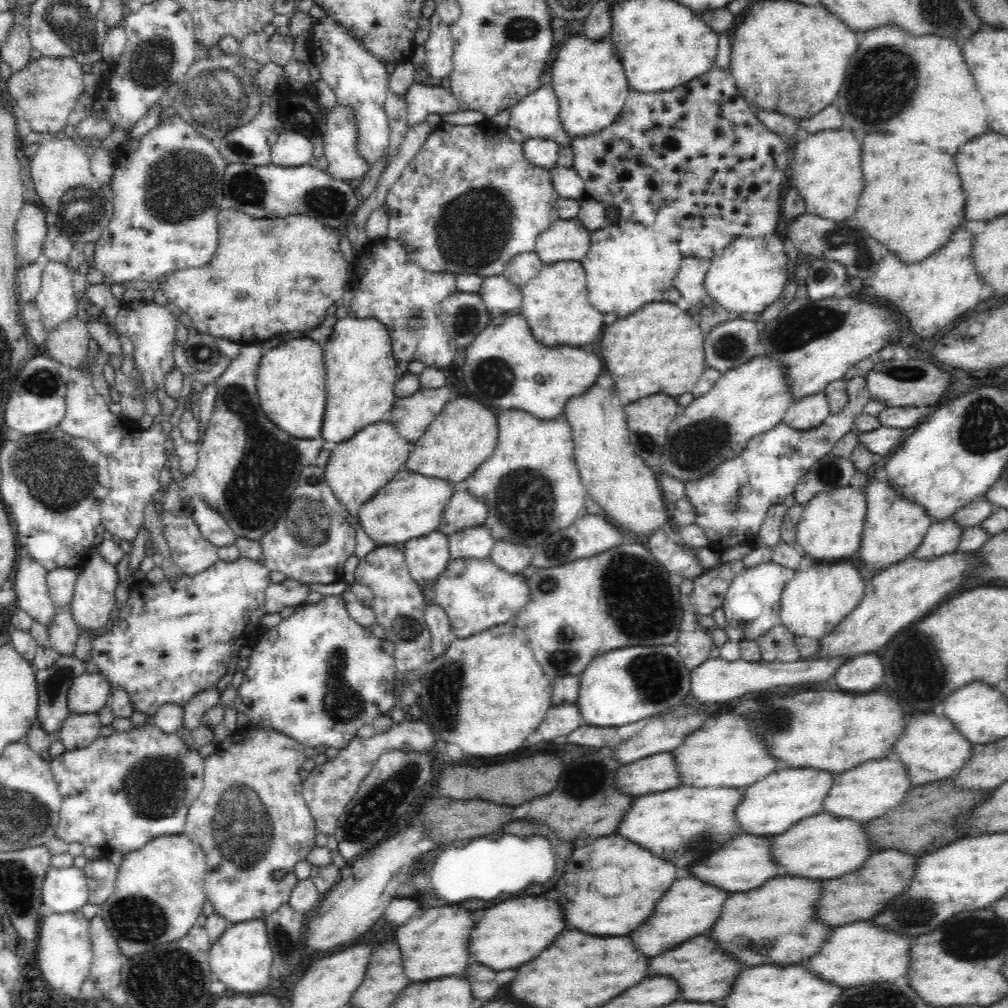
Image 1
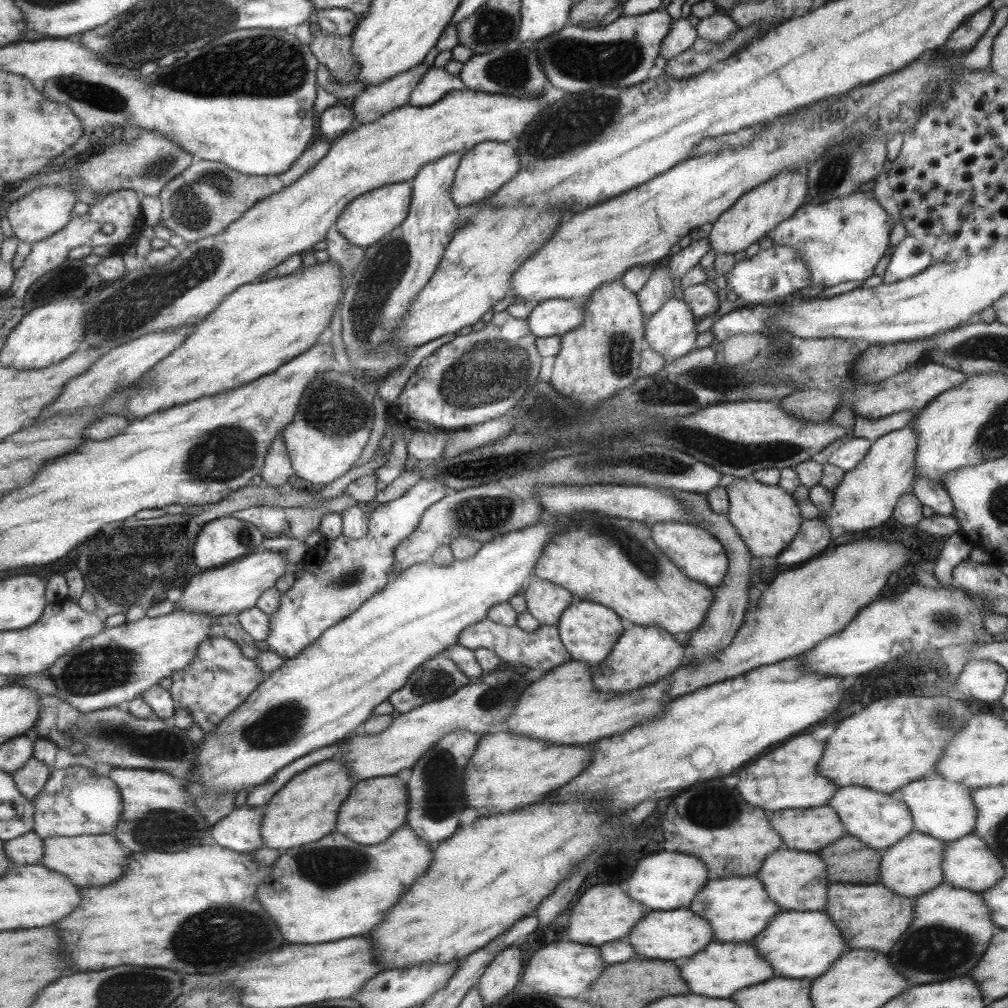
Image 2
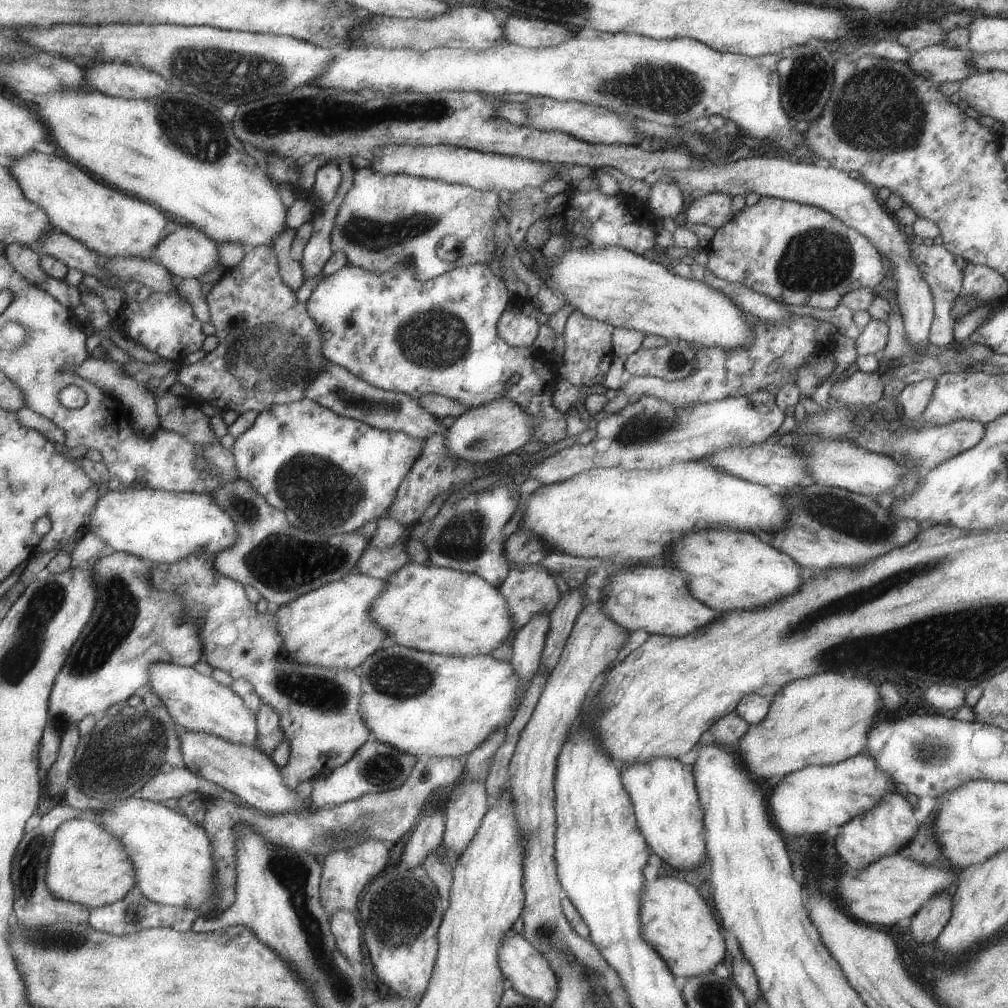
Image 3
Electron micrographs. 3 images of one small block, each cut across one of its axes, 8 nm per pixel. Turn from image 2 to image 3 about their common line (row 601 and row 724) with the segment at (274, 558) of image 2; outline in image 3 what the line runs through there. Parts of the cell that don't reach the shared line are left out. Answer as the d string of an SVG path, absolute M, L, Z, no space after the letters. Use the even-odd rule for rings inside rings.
M155 662L150 675L150 690L162 701L170 716L187 731L207 732L229 742L259 747L258 716L232 687L219 684L215 678L200 674L193 667L169 662Z

